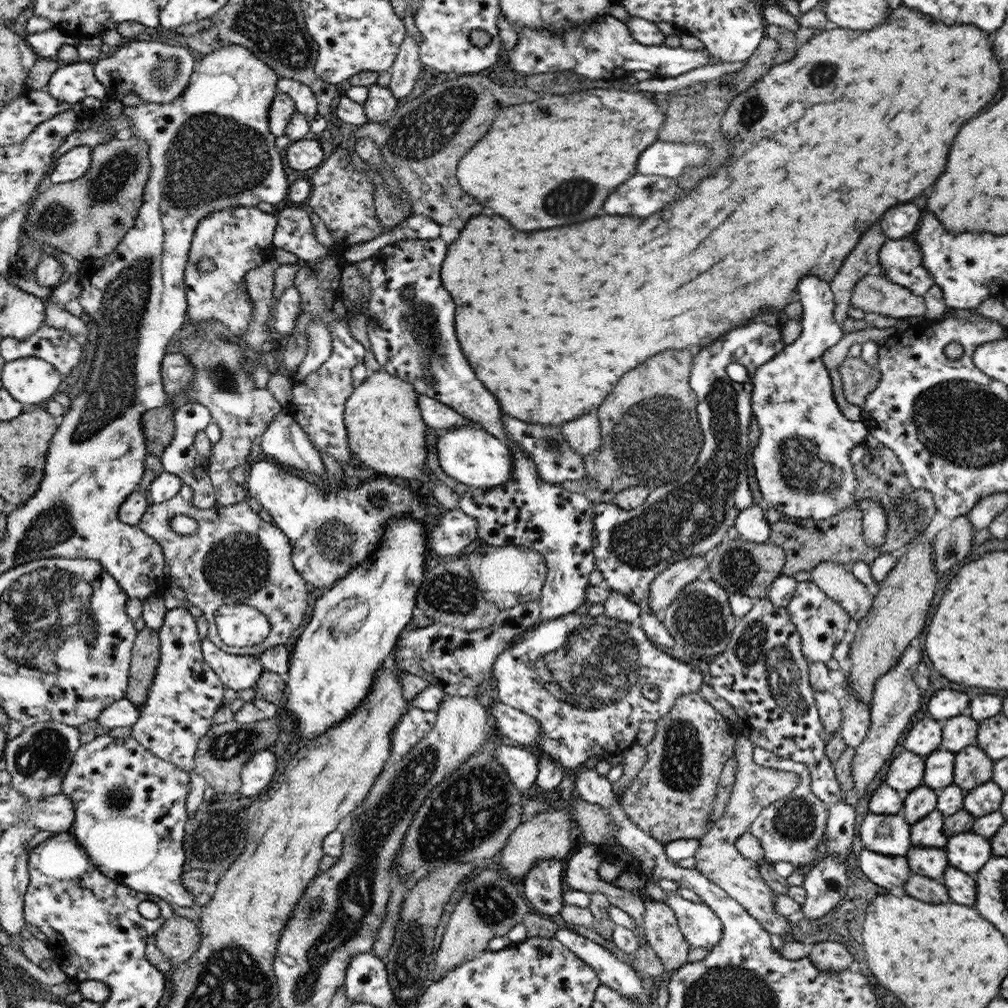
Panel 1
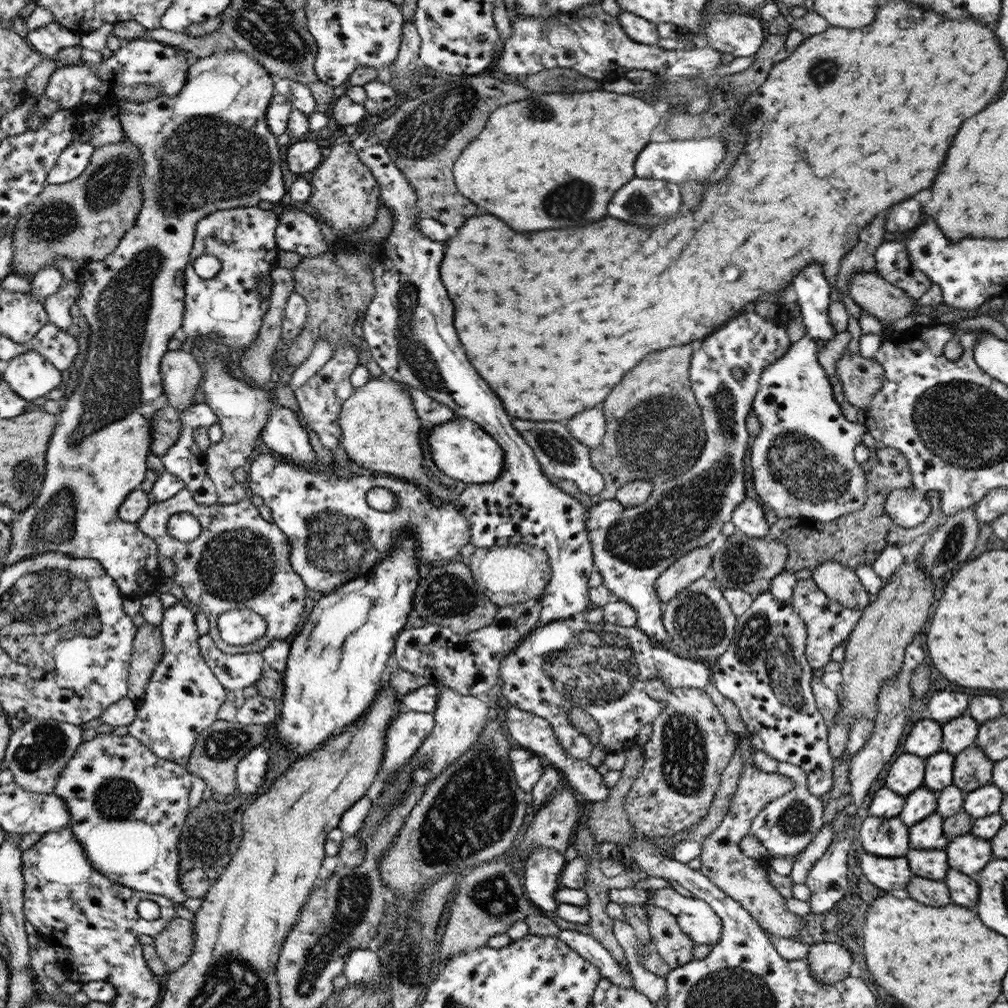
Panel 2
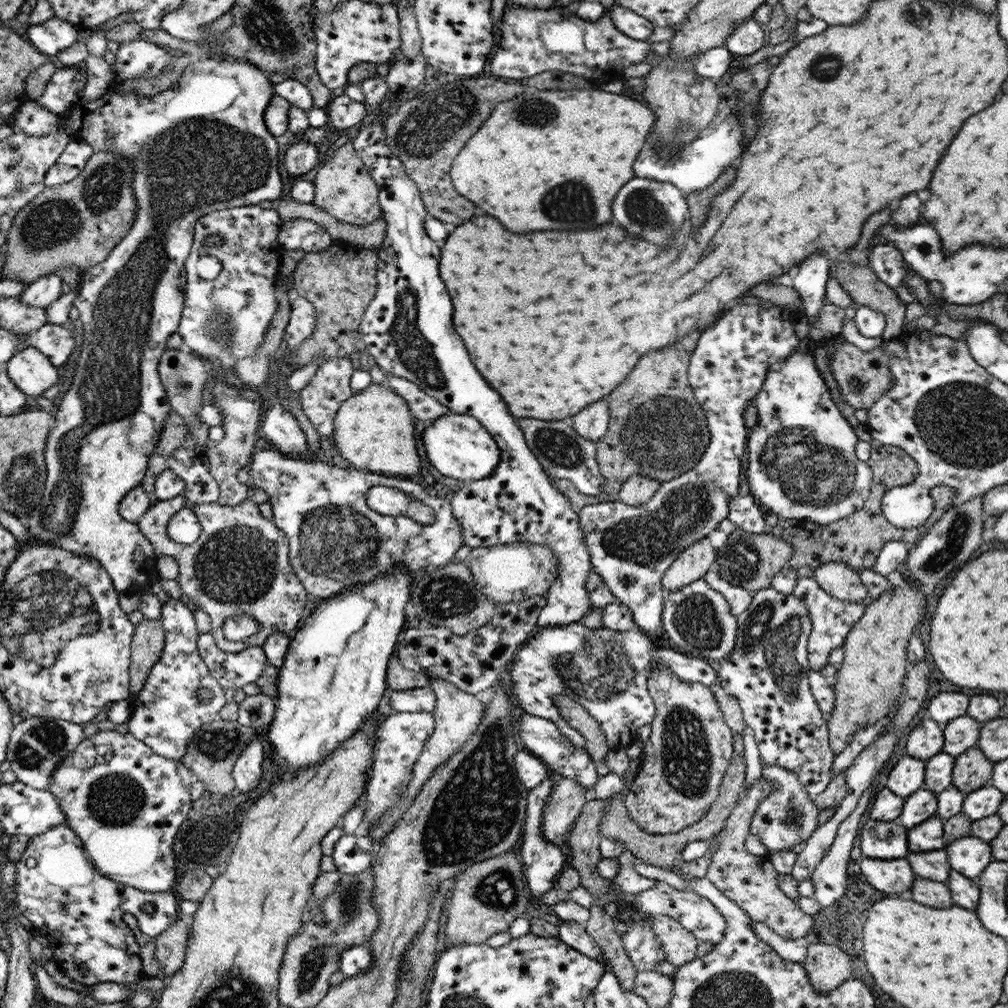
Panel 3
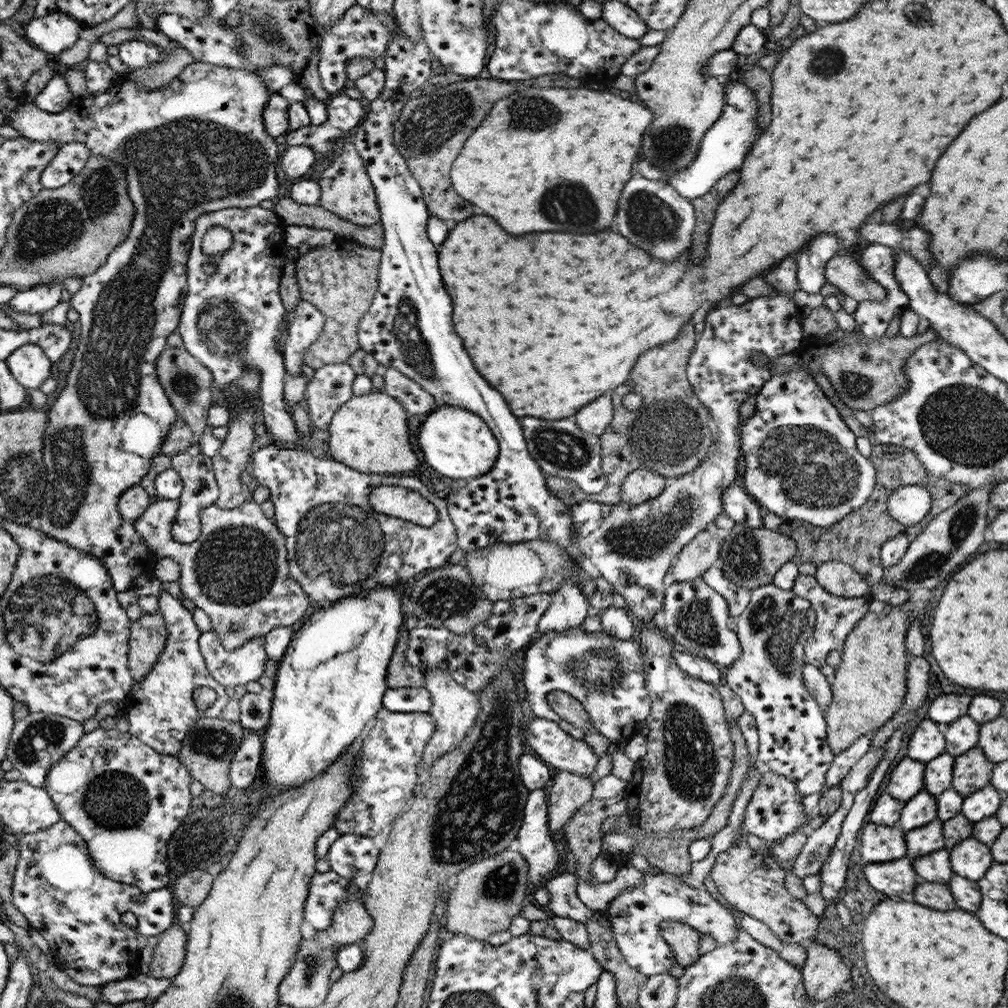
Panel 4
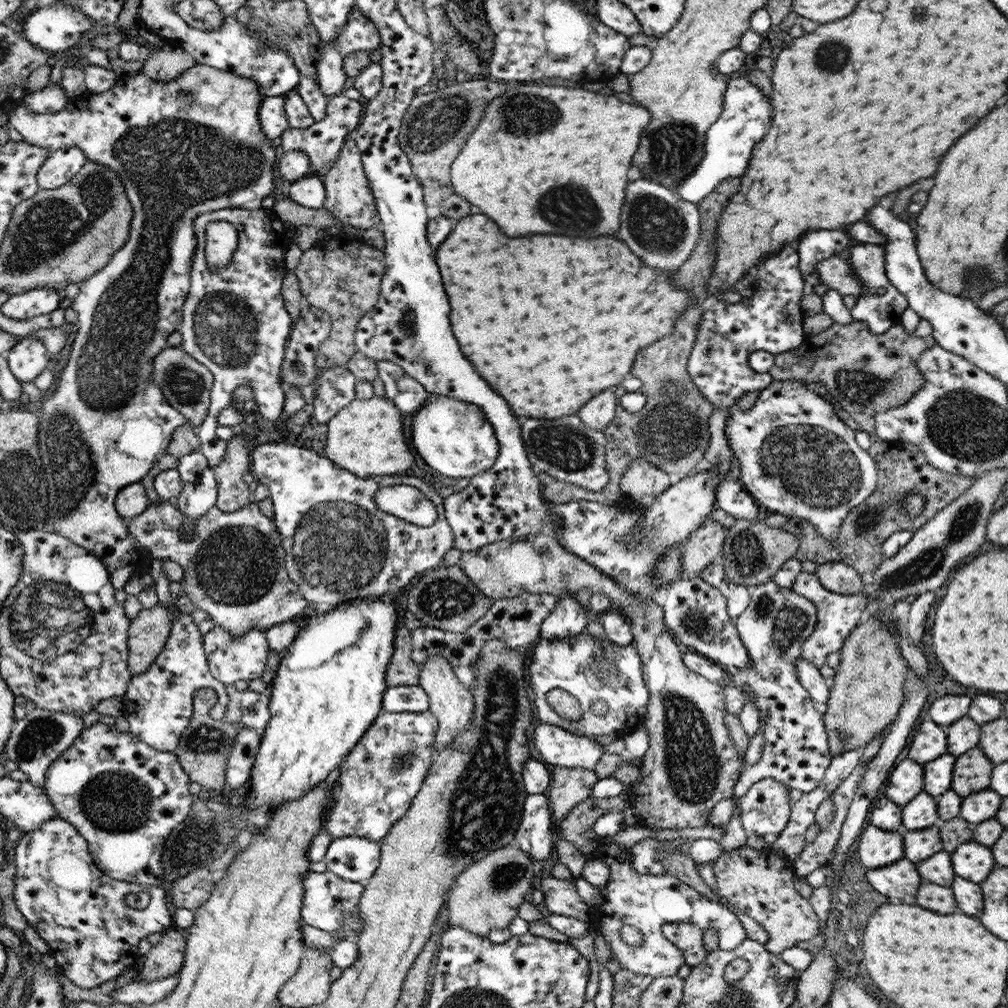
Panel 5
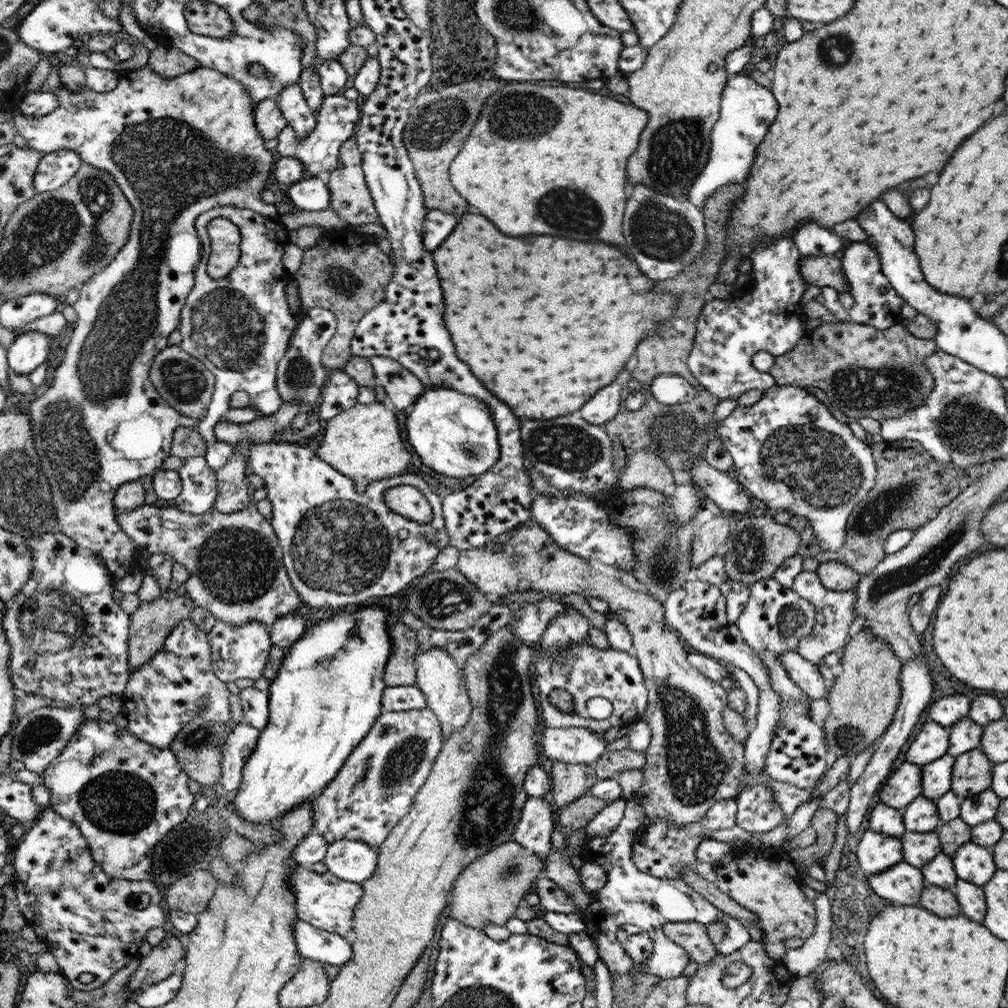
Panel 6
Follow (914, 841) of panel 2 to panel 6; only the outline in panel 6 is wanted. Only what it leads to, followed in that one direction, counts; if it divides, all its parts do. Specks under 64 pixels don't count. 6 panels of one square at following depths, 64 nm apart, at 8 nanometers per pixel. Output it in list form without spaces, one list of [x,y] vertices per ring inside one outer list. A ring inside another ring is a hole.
[[[906,831],[900,840],[903,847],[903,860],[919,869],[942,853],[940,838],[935,831],[922,834]]]

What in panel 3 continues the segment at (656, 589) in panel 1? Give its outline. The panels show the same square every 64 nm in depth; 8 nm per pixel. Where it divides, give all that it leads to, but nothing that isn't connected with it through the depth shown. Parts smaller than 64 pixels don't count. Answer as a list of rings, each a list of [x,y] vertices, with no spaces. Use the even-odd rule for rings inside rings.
[[[708,536],[685,548],[661,579],[664,593],[678,590],[692,581],[702,579],[715,568],[716,560],[717,550],[712,546]]]

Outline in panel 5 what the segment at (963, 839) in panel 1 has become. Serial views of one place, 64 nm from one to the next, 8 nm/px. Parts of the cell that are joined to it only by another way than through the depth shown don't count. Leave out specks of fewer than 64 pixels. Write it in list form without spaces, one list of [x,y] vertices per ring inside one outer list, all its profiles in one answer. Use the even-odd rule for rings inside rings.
[[[969,841],[958,846],[956,851],[951,854],[955,875],[980,884],[996,866],[990,850],[990,847],[975,841]]]

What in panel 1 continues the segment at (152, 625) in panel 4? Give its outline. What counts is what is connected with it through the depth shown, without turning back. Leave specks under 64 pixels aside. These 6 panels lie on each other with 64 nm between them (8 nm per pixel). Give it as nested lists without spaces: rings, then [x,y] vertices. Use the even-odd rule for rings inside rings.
[[[144,627],[138,632],[138,638],[135,642],[130,686],[128,694],[125,696],[137,708],[142,707],[148,698],[148,688],[154,680],[160,655],[159,630]]]

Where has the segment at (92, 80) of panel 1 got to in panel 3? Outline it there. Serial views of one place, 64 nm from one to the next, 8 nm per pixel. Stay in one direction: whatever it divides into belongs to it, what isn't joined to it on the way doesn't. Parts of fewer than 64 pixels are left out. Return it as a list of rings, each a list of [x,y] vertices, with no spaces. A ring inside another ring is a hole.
[[[58,67],[46,84],[42,97],[36,100],[38,104],[53,113],[64,113],[80,99],[79,93],[86,88],[87,72],[76,67]]]

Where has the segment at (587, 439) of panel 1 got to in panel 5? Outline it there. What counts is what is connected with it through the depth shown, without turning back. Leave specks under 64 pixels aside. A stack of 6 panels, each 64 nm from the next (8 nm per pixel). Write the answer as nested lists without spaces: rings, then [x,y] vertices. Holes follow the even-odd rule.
[[[608,390],[604,394],[594,396],[580,412],[578,416],[581,424],[588,429],[604,431],[617,414],[618,396],[614,390]]]

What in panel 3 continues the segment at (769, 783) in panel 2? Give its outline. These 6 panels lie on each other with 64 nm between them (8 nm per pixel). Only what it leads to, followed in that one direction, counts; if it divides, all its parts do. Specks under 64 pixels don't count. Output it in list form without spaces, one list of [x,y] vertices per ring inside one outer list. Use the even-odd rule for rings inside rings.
[[[763,776],[749,788],[744,783],[744,790],[742,790],[740,798],[733,801],[735,806],[730,817],[726,819],[726,825],[722,827],[720,833],[708,840],[709,850],[712,845],[717,846],[715,846],[716,850],[712,852],[710,858],[712,861],[705,877],[712,881],[714,886],[722,891],[726,897],[738,904],[753,922],[766,924],[770,930],[782,938],[804,941],[804,938],[812,930],[814,919],[800,911],[797,902],[794,902],[780,890],[777,880],[779,874],[770,857],[768,855],[754,856],[745,848],[752,817],[760,807],[761,801],[764,801],[765,797],[771,796],[777,790],[775,786],[779,785]]]

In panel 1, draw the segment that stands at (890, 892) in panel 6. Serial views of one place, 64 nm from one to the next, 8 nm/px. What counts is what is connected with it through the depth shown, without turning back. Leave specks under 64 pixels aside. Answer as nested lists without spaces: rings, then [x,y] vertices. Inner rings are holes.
[[[862,850],[858,856],[860,870],[878,886],[902,886],[912,873],[906,856],[886,856],[872,850]]]

